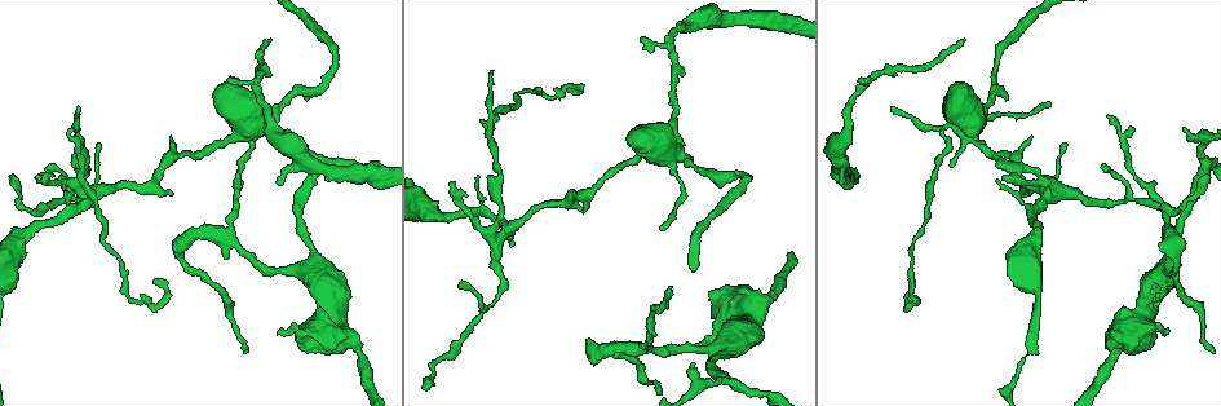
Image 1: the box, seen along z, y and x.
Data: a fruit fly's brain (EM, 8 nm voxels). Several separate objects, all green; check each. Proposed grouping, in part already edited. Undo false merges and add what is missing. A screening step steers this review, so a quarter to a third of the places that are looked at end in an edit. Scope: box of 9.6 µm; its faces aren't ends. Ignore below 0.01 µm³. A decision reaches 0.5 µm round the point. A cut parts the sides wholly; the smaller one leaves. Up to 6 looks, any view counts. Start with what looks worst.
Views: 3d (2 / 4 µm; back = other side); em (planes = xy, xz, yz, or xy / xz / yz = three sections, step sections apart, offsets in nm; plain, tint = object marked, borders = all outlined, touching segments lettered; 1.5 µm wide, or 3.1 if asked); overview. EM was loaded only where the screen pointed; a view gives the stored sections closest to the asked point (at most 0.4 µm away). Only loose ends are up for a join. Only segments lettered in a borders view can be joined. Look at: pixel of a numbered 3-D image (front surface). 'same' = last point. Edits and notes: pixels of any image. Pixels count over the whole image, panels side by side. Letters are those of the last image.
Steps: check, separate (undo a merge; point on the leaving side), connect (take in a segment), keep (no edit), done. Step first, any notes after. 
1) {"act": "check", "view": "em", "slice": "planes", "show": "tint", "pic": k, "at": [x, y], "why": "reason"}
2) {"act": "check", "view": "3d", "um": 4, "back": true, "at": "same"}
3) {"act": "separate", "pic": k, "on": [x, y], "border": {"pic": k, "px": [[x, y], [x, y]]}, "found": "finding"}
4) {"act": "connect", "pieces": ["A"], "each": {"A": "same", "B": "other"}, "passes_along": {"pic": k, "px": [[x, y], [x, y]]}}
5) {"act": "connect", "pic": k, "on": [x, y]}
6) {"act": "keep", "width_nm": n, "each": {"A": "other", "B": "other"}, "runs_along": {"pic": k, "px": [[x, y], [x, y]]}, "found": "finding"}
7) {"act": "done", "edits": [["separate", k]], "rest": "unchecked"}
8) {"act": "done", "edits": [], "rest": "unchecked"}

{"act": "check", "view": "em", "slice": "planes", "show": "tint", "pic": 1, "at": [1056, 195], "why": "thin neck"}

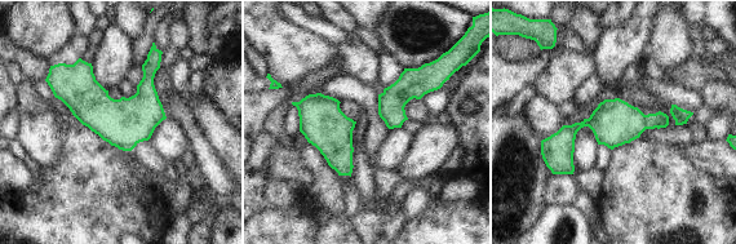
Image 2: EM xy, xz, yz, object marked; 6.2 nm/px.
{"act": "check", "view": "em", "slice": "planes", "show": "borders", "at": "same"}

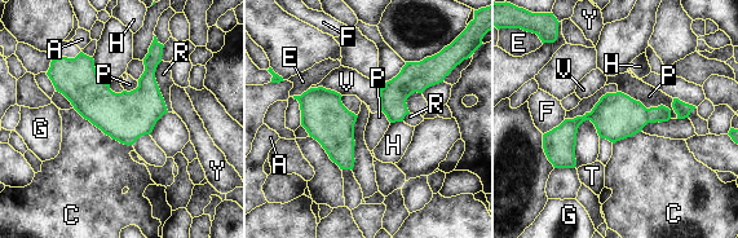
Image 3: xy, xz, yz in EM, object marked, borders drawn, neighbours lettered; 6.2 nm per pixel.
{"act": "keep", "longest_contact_nm": ["C", 440], "each": {"A": "other", "C": "other", "E": "other", "F": "other", "G": "other", "H": "other", "P": "other", "R": "other", "T": "other", "V": "other", "Y": "other"}, "found": "all the same neuron"}

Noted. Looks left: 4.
{"act": "check", "view": "em", "slice": "planes", "show": "borders", "pic": 1, "at": [277, 331], "why": "branch stops here"}

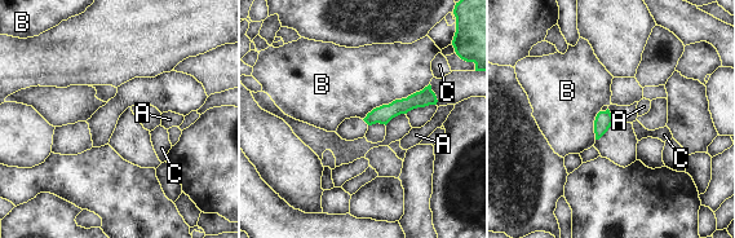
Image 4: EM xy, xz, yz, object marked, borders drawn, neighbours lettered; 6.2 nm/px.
{"act": "keep", "width_nm": 100, "each": {"A": "other", "B": "other", "C": "other"}, "border": {"pic": 4, "px": [[429, 83], [373, 108], [363, 119]]}, "found": "none of them fits"}

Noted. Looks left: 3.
{"act": "check", "view": "em", "slice": "planes", "show": "tint", "pic": 1, "at": [567, 204], "why": "a fork"}

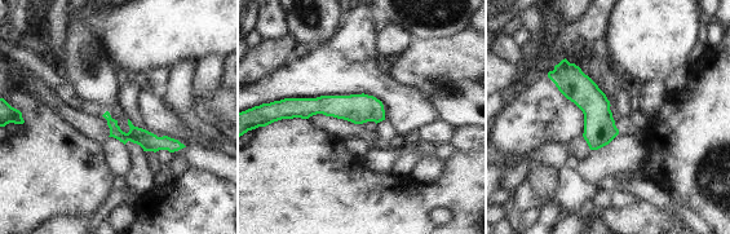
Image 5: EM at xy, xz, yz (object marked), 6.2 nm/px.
{"act": "check", "view": "em", "slice": "planes", "show": "borders", "at": "same"}

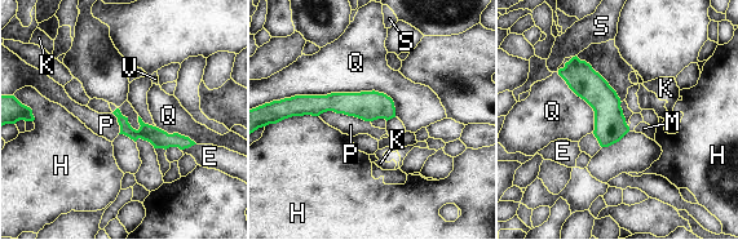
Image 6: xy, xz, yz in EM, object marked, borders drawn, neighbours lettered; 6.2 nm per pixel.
{"act": "keep", "each": {"E": "other", "H": "other", "K": "other", "M": "other", "P": "other", "Q": "other", "S": "other", "V": "other"}, "found": "one neuron here"}

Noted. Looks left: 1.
{"act": "done", "edits": [], "rest": "unchecked"}

